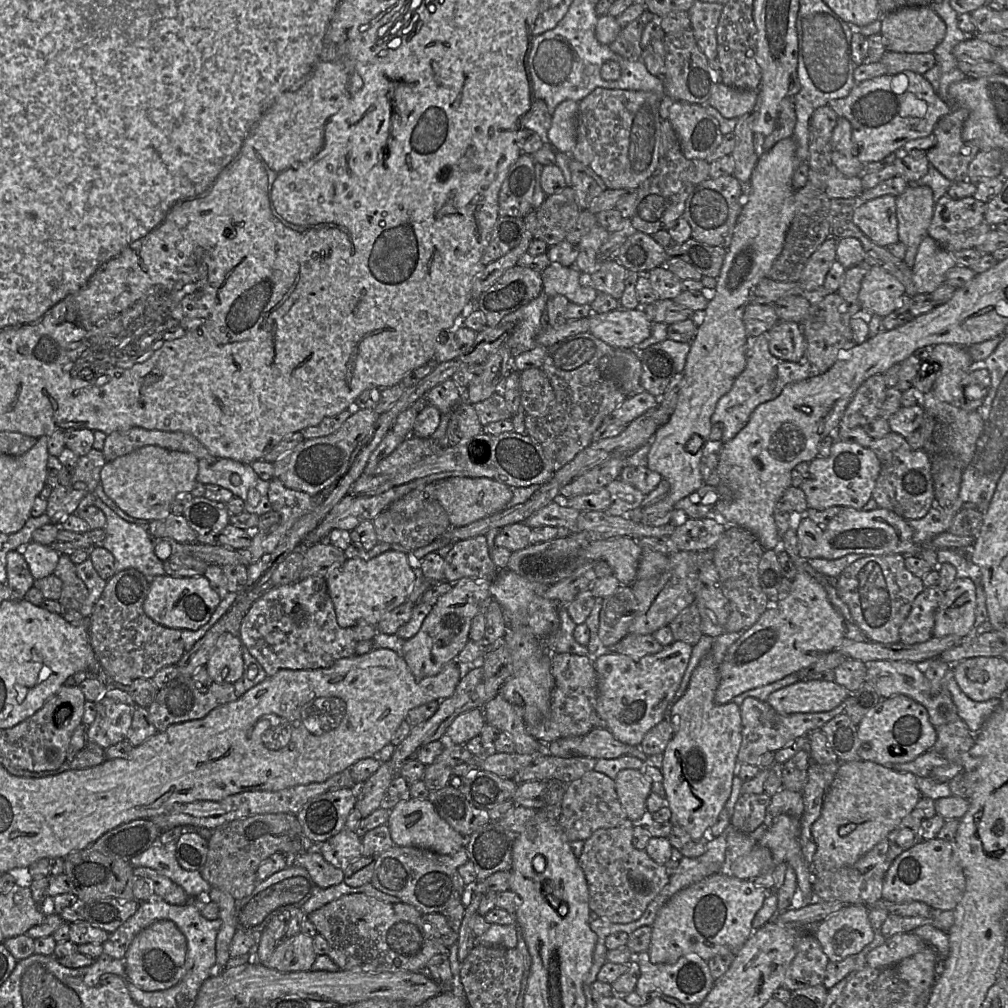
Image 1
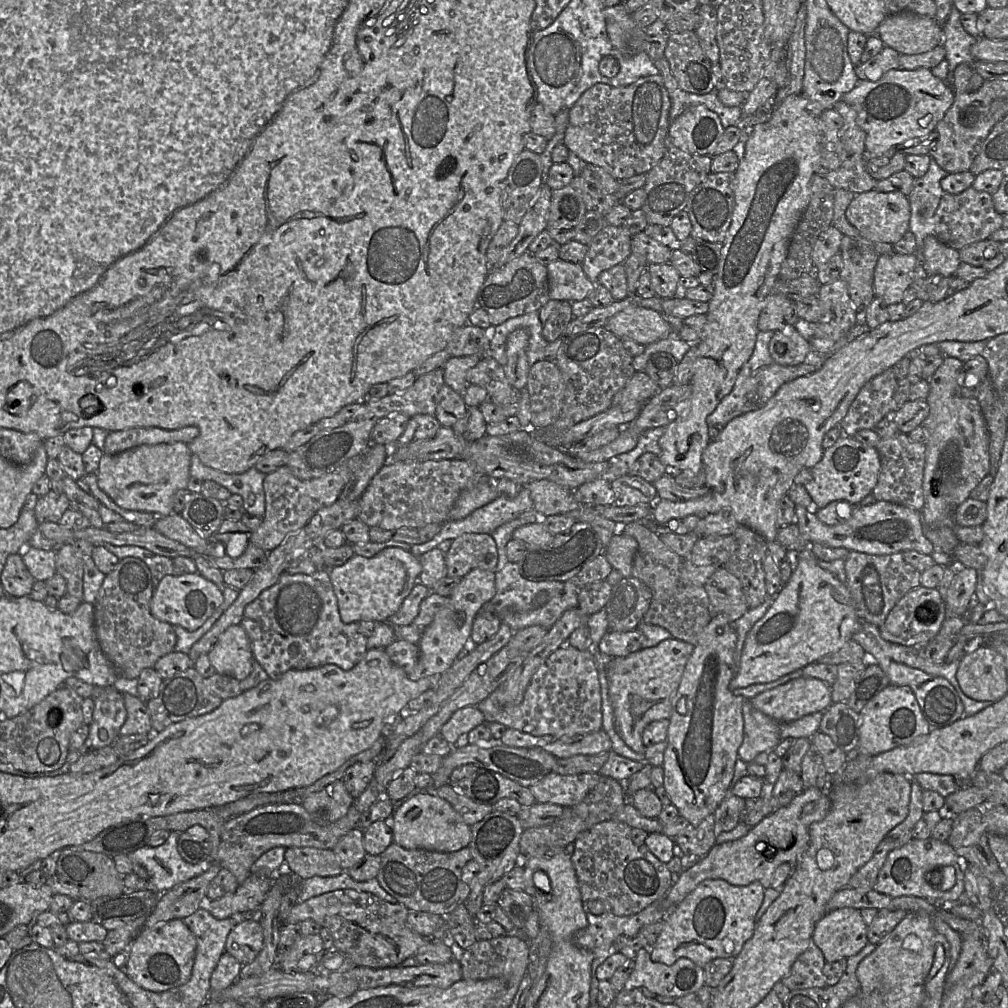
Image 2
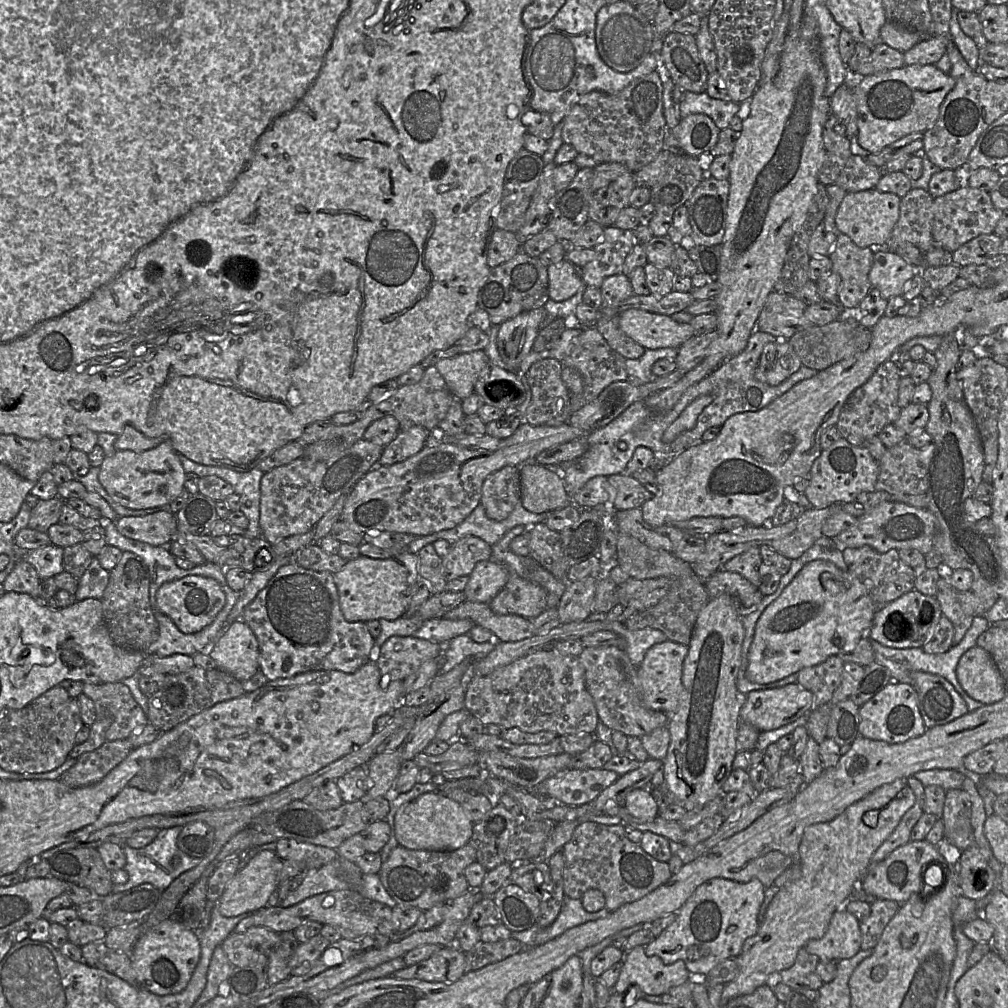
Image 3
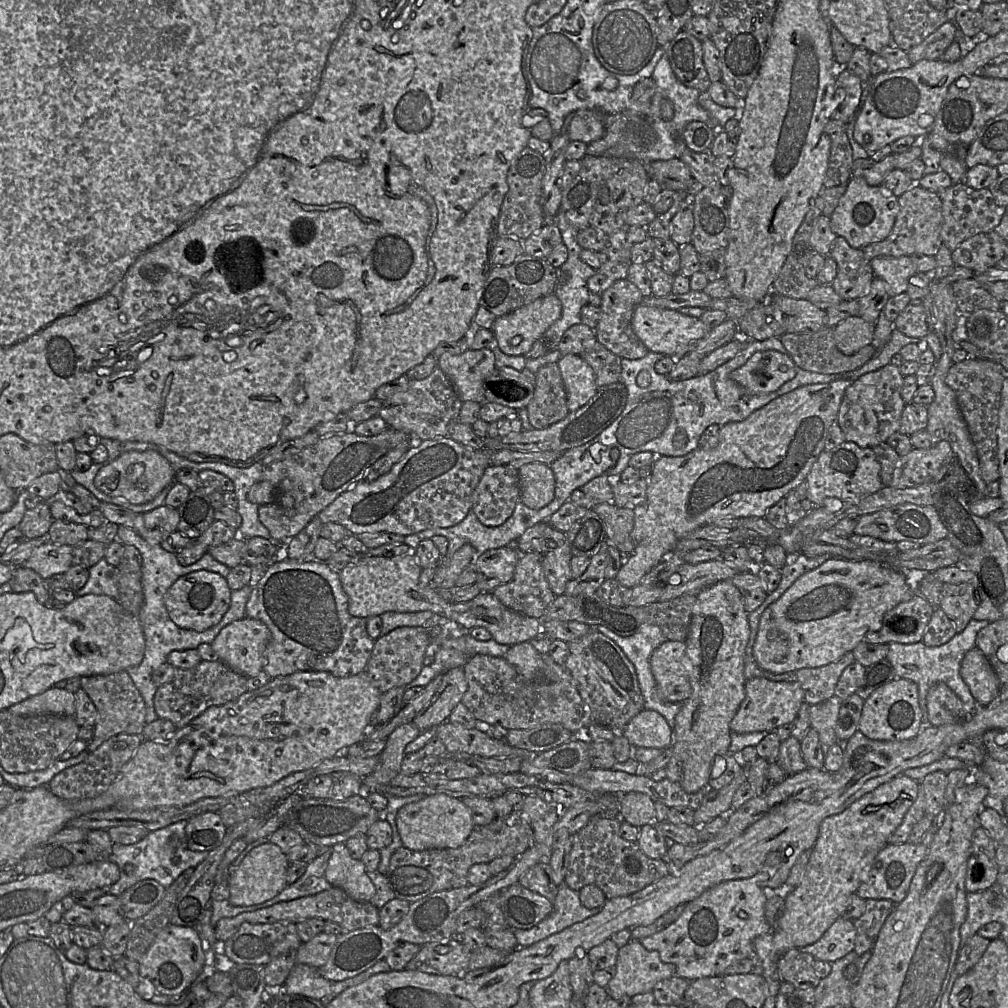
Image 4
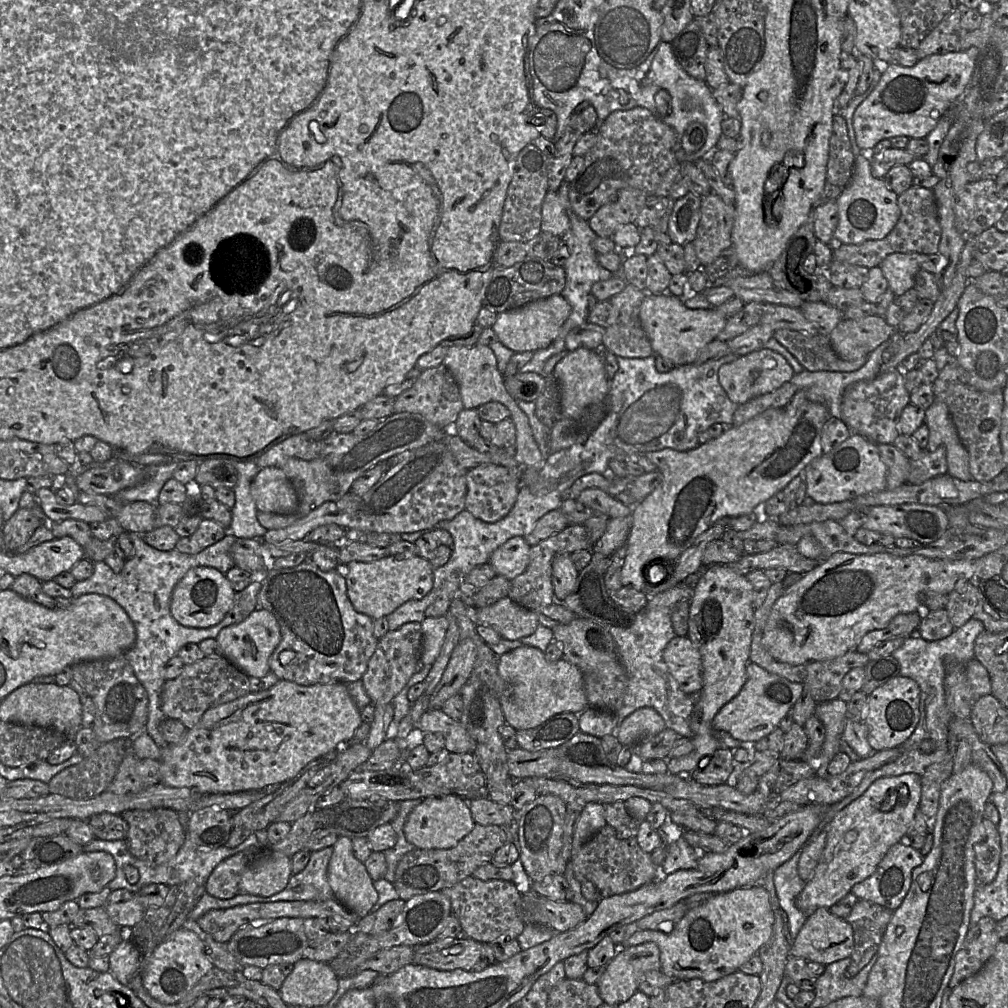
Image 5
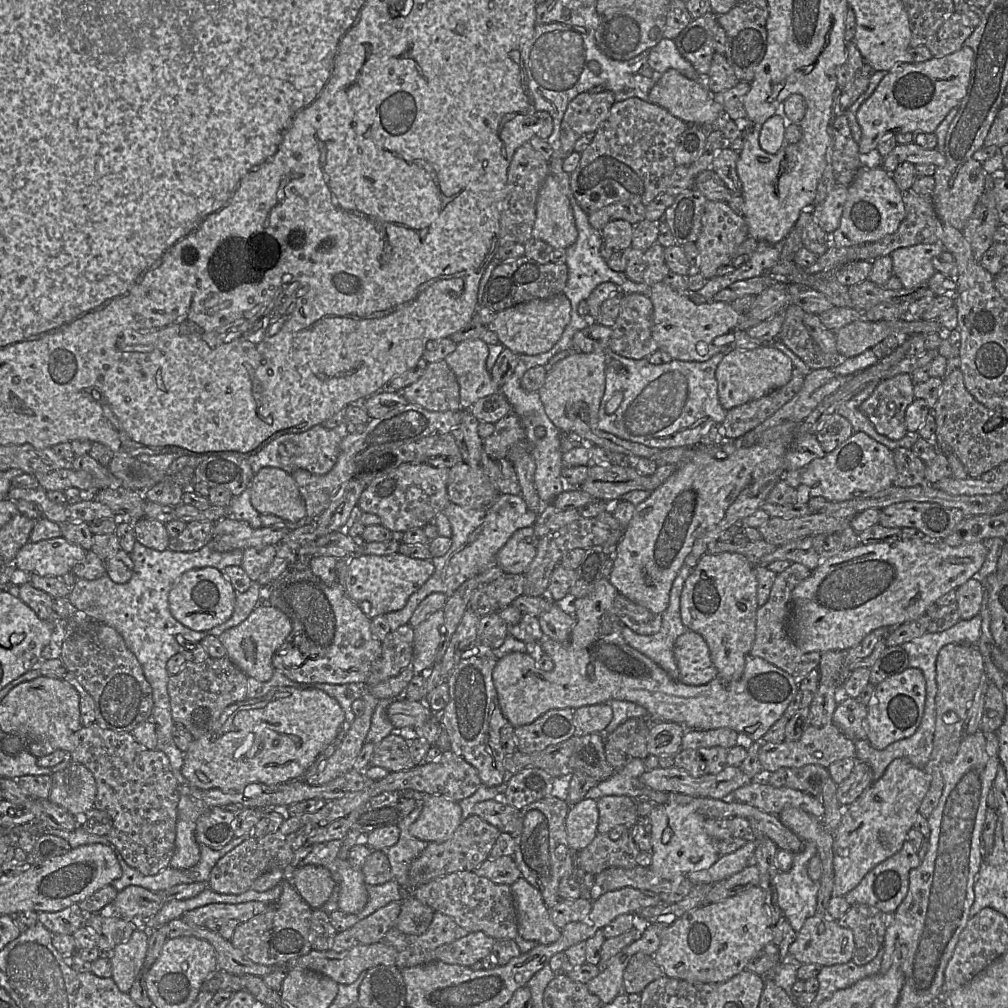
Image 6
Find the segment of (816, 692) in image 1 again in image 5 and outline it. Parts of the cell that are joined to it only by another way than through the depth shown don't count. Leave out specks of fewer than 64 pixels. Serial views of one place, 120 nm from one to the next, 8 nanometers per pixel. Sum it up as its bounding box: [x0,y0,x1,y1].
[712,662,803,742]

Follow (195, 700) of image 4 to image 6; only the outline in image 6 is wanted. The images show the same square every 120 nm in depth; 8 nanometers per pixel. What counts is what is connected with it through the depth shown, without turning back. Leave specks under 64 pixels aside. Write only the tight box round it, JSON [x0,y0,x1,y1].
[168,656,248,739]

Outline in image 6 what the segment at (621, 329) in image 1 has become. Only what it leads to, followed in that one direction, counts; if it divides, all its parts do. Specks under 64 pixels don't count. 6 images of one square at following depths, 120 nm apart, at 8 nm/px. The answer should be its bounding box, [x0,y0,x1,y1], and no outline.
[649,281,742,362]

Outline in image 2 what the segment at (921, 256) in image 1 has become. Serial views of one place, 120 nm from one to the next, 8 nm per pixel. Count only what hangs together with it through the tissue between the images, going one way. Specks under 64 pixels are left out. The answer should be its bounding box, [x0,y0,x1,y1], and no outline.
[922,235,960,276]

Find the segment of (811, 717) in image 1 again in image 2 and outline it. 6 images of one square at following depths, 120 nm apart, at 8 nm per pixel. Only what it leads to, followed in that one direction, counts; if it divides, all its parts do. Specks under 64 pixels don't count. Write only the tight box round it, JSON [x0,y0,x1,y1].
[738,700,785,763]

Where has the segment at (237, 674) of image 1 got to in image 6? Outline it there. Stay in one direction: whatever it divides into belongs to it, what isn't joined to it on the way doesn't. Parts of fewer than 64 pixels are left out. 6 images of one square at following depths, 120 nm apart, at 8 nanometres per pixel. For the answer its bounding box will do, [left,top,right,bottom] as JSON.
[219,601,292,682]

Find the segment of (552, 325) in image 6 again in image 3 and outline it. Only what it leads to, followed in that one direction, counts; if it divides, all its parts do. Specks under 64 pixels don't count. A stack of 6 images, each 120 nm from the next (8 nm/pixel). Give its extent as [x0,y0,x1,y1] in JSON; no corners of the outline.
[497,307,545,371]

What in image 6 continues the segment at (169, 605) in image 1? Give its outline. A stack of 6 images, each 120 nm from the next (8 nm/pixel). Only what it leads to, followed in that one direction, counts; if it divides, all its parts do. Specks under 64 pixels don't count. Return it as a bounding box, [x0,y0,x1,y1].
[169,567,237,631]

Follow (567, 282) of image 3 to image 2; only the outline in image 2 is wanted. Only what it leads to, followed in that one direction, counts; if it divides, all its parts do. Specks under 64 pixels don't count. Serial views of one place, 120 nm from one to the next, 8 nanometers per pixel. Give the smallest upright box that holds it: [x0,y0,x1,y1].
[546,259,595,301]

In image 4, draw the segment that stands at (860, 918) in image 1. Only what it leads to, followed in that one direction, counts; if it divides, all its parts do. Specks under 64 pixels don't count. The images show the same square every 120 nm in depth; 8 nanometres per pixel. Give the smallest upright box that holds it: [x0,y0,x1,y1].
[800,918,857,963]

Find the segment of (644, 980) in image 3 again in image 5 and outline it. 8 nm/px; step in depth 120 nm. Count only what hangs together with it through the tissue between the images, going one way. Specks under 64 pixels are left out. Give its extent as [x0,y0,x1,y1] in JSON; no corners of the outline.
[596,942,661,1006]

